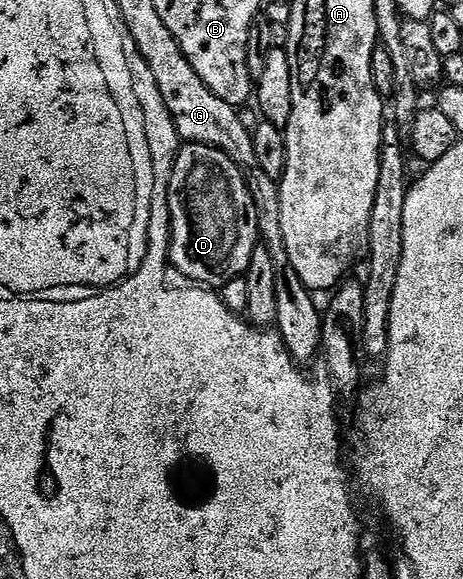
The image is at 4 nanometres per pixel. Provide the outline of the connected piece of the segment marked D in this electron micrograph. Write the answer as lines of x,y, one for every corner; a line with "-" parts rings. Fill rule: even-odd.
184,144
175,155
168,183
168,207
171,216
171,244
169,261
184,277
184,282
194,283
199,287
222,290
225,283
244,276
253,259
255,246
260,244
259,220
253,195
247,186
243,171
221,151
208,145

